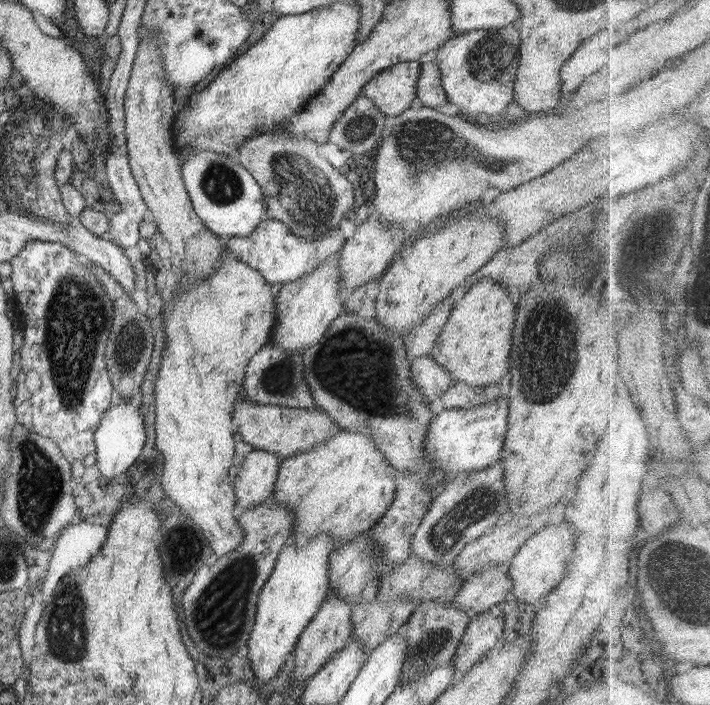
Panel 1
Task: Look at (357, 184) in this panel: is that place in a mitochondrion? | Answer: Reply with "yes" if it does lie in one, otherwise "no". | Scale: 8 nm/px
no

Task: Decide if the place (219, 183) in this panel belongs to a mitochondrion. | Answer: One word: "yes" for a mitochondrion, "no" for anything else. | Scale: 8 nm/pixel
yes

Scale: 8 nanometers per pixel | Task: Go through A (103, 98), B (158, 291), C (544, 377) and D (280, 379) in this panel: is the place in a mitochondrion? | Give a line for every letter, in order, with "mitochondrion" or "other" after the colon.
A: other
B: other
C: mitochondrion
D: mitochondrion

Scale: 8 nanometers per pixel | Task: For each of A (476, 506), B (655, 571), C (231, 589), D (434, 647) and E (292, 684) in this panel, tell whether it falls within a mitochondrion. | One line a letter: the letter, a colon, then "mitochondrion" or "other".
A: mitochondrion
B: mitochondrion
C: mitochondrion
D: mitochondrion
E: other

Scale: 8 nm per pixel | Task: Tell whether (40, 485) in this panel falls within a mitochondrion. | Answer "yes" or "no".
yes

